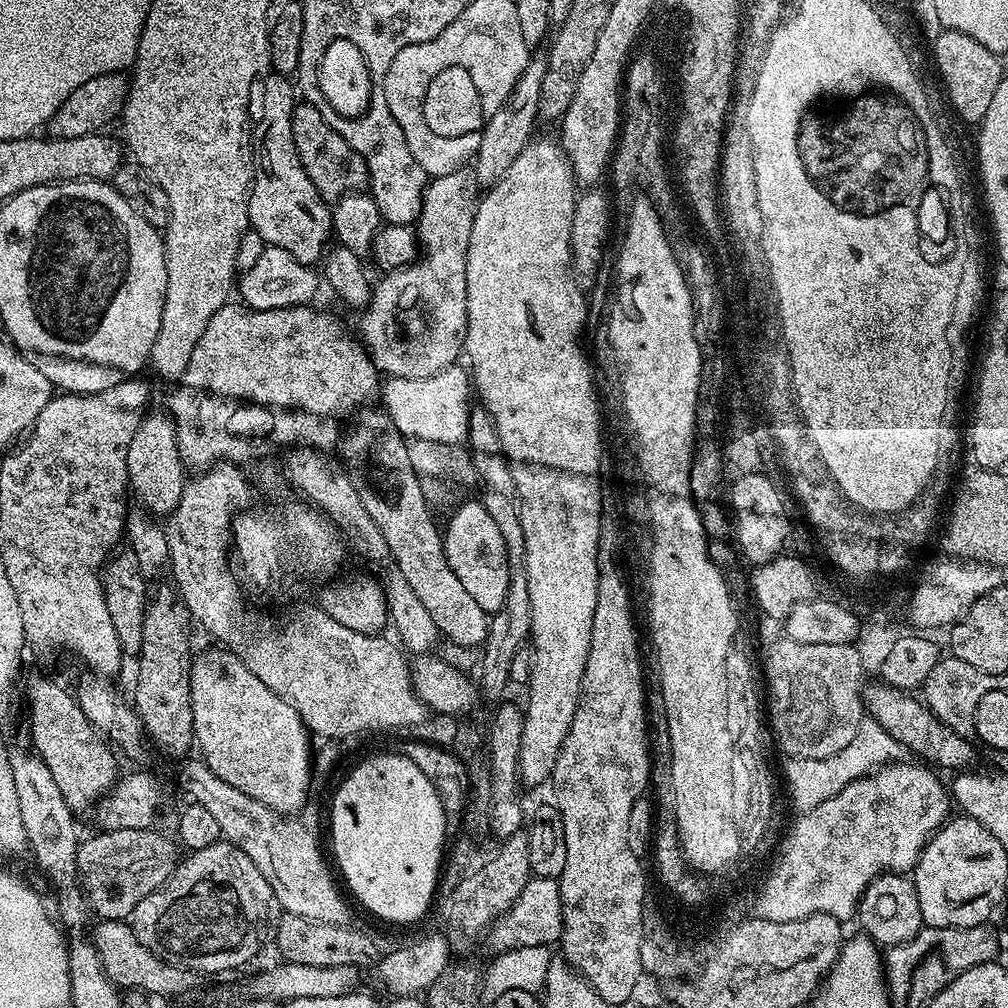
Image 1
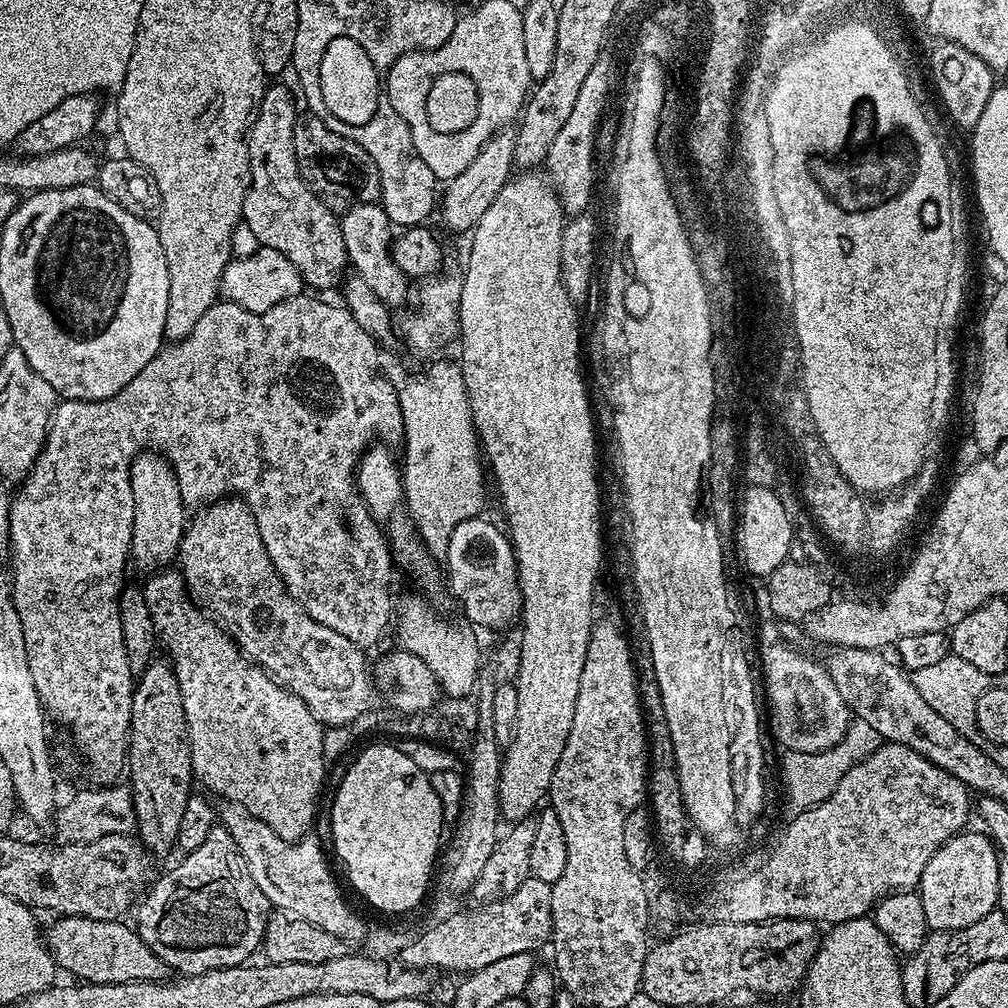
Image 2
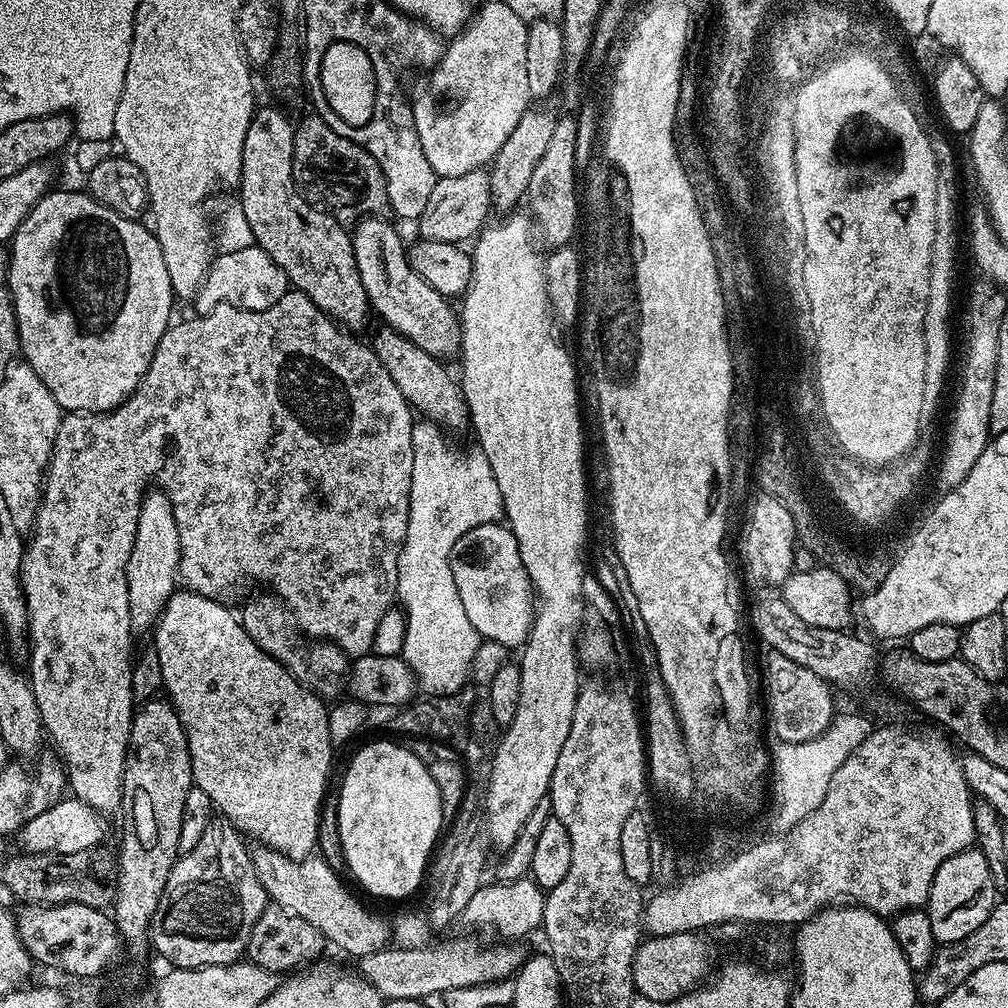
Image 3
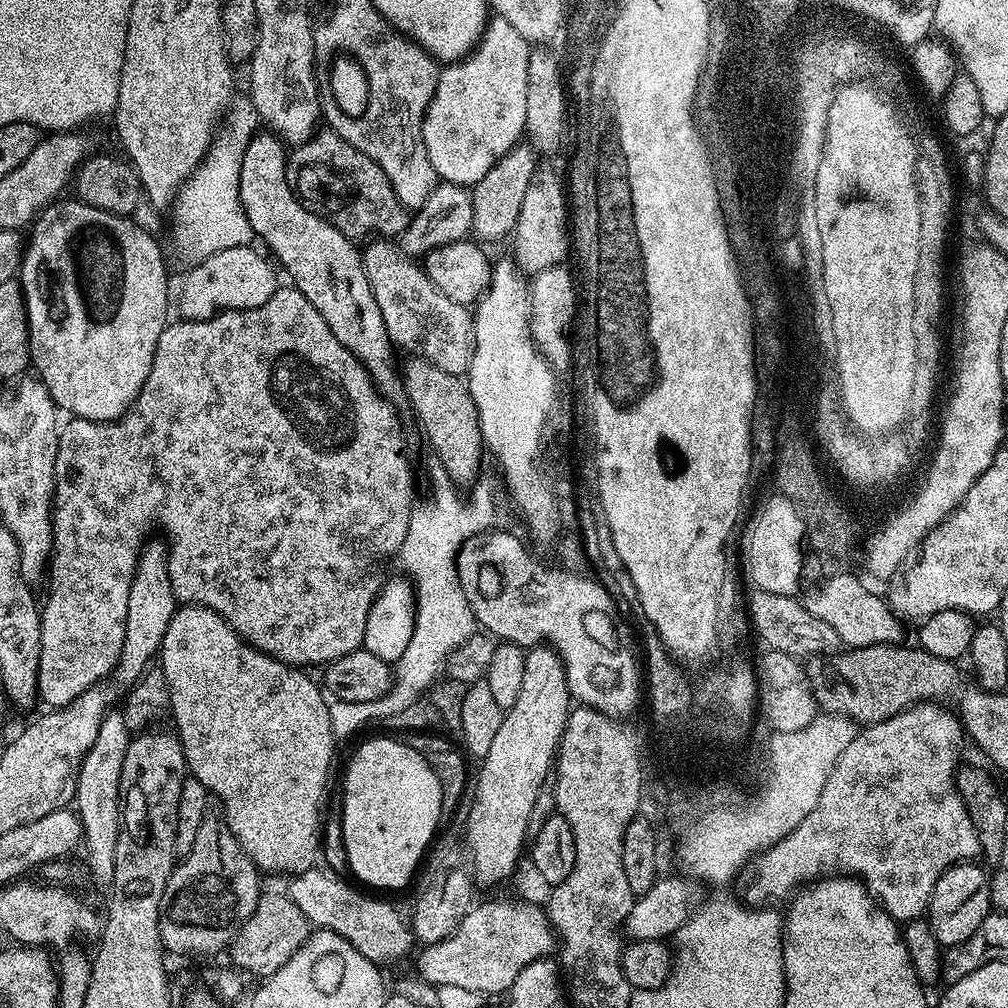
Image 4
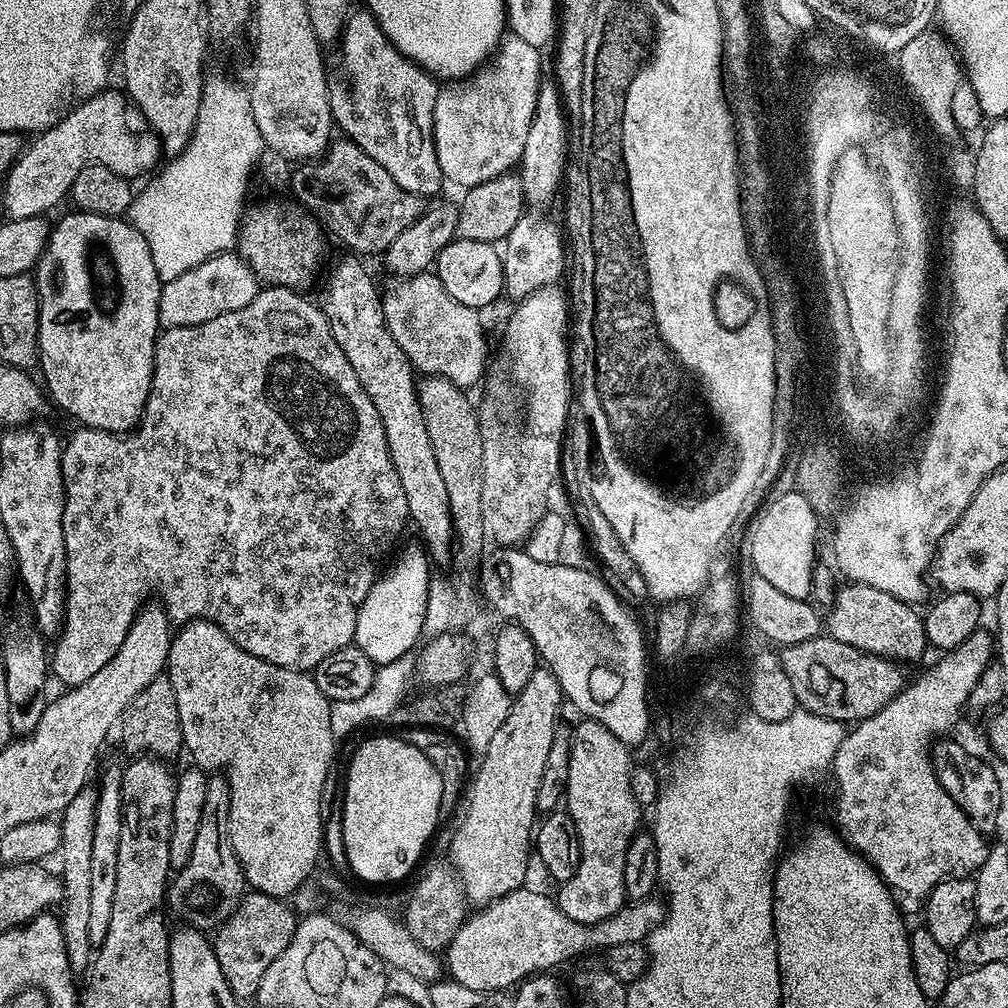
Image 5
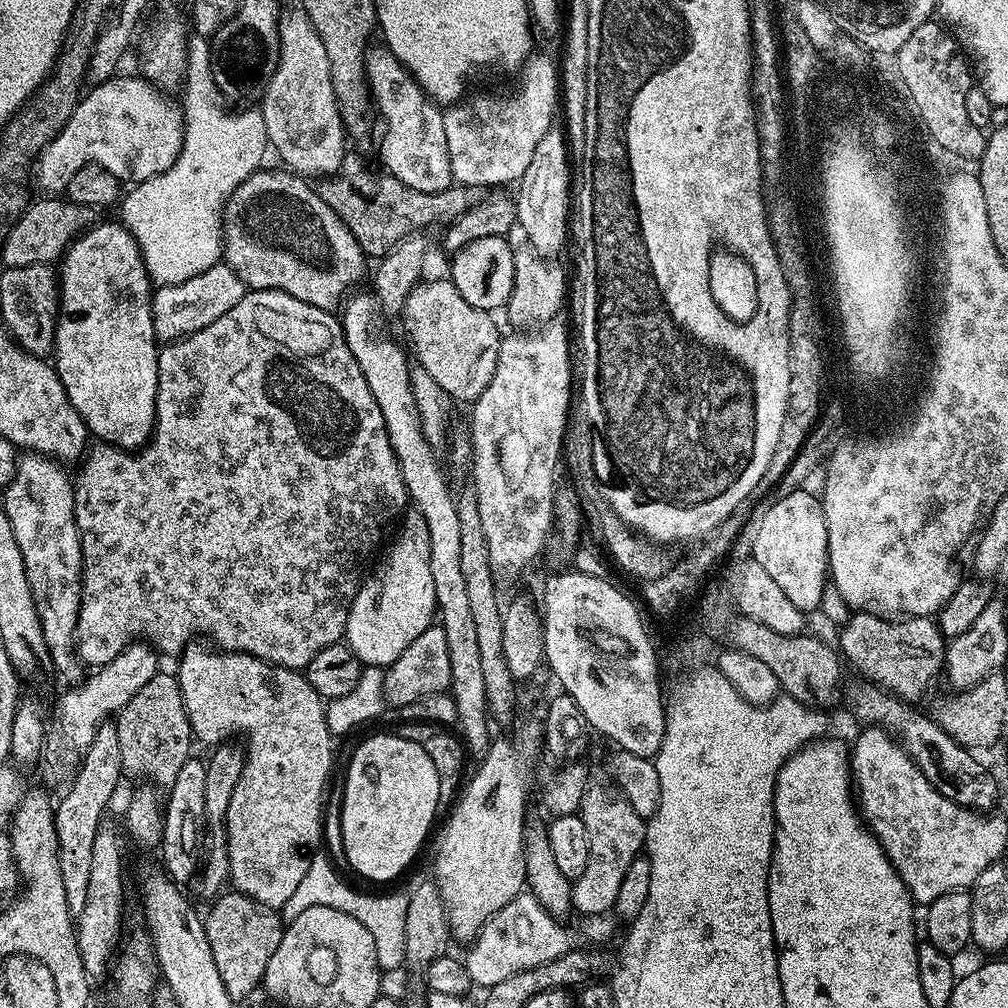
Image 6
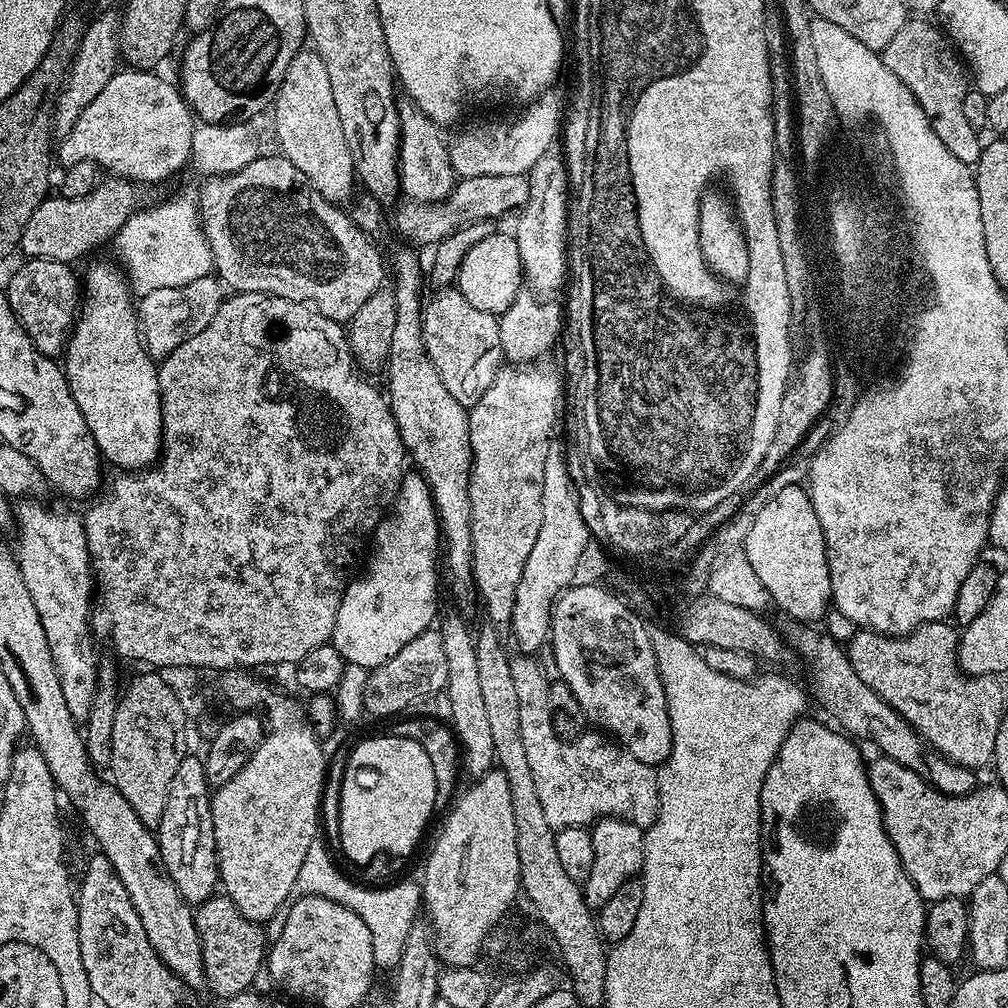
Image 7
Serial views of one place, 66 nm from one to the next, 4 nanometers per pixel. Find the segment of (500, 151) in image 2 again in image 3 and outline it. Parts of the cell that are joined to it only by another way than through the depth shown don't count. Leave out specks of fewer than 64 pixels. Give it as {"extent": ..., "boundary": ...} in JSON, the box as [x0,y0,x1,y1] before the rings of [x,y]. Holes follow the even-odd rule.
{"extent":[419,168,491,244],"boundary":[[[484,168],[461,176],[441,176],[426,201],[426,210],[422,210],[420,215],[419,235],[425,240],[447,244],[460,244],[468,239],[471,241],[485,227],[491,205],[490,178]]]}

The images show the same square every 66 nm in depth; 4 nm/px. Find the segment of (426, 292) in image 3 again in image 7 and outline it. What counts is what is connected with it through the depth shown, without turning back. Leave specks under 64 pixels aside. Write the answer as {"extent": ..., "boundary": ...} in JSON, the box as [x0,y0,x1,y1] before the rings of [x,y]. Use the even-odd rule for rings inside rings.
{"extent":[422,290,505,410],"boundary":[[[440,290],[435,294],[437,296],[424,305],[422,334],[426,350],[446,390],[450,390],[450,395],[458,398],[464,408],[471,410],[478,398],[490,390],[505,363],[500,321],[493,313],[477,310],[471,302],[466,302],[459,290]]]}

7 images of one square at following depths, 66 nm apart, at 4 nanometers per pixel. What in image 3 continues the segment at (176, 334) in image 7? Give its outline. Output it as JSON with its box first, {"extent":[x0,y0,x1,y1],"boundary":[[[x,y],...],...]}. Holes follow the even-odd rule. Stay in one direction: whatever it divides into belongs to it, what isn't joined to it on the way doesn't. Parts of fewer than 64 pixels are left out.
{"extent":[194,246,288,314],"boundary":[[[253,246],[246,250],[220,252],[213,259],[204,281],[200,283],[200,289],[196,292],[194,307],[200,314],[214,310],[220,304],[229,304],[241,312],[261,312],[274,306],[274,302],[281,300],[288,291],[288,279],[278,262],[274,262],[274,258],[266,254],[266,250]]]}

